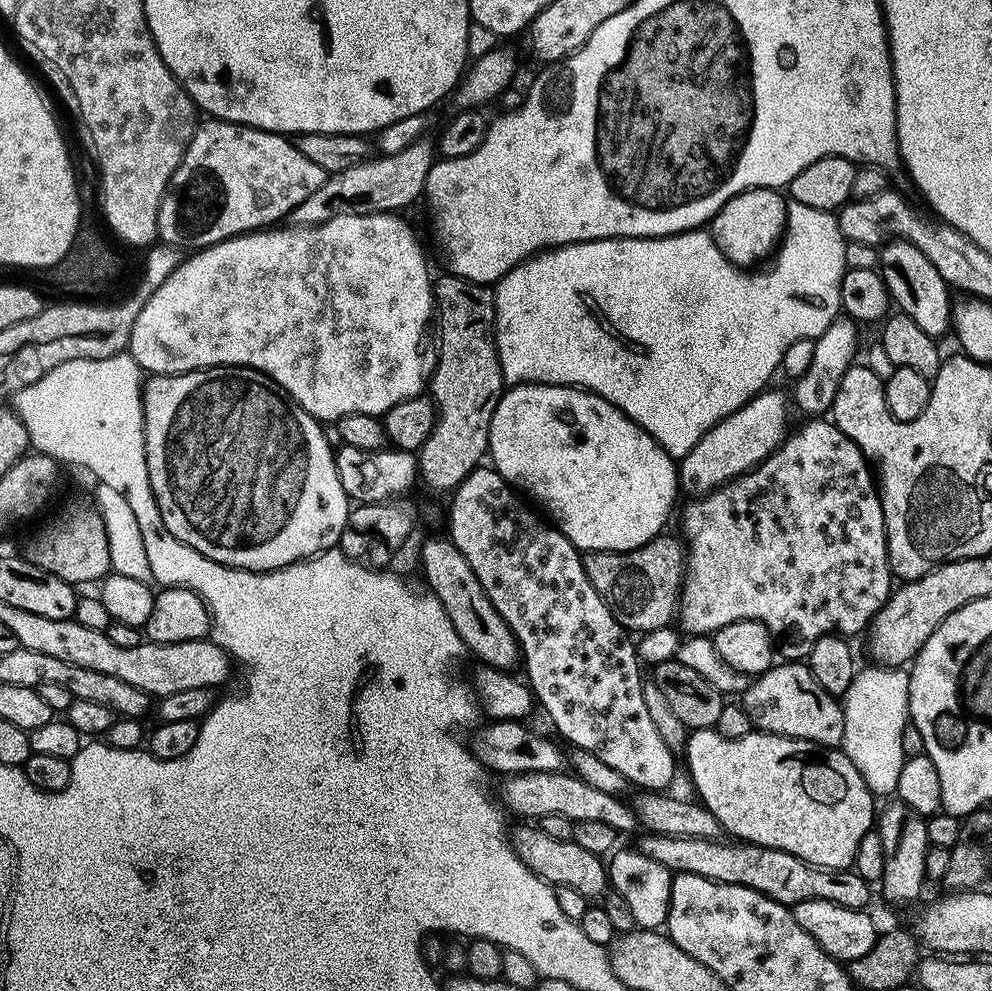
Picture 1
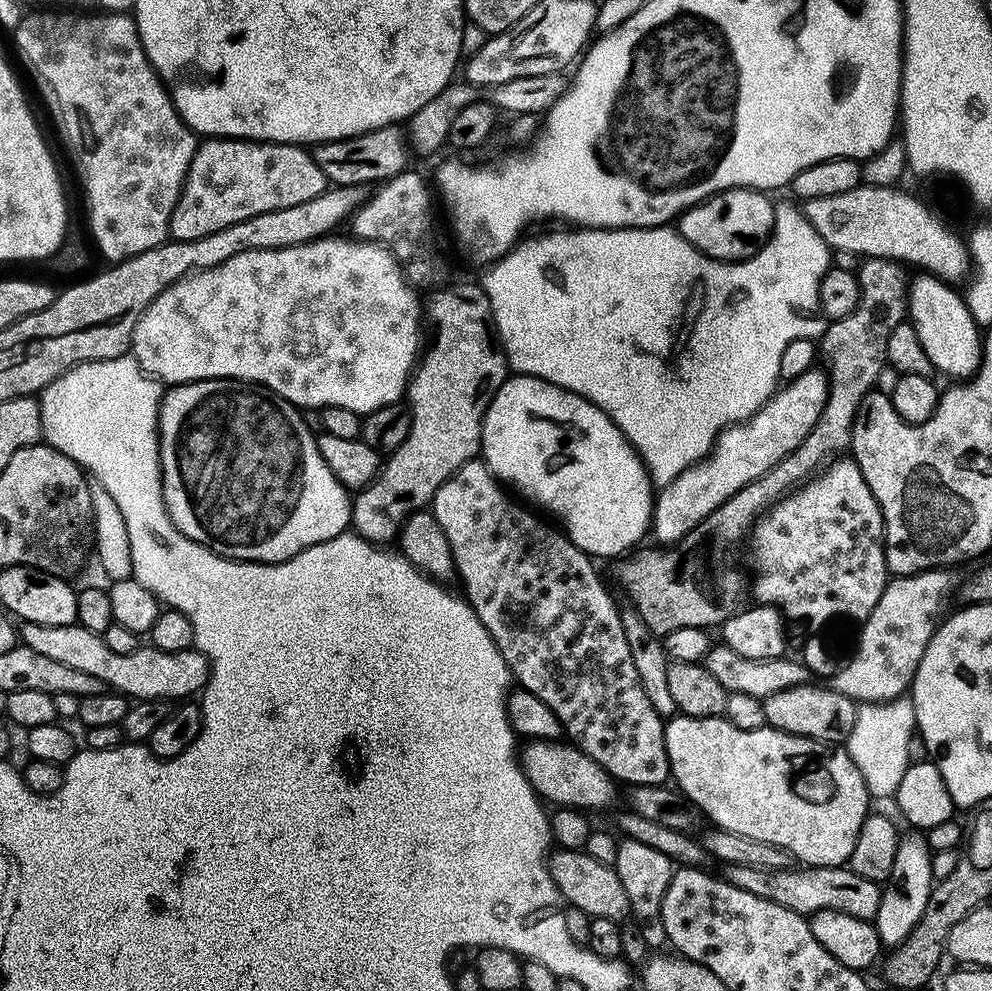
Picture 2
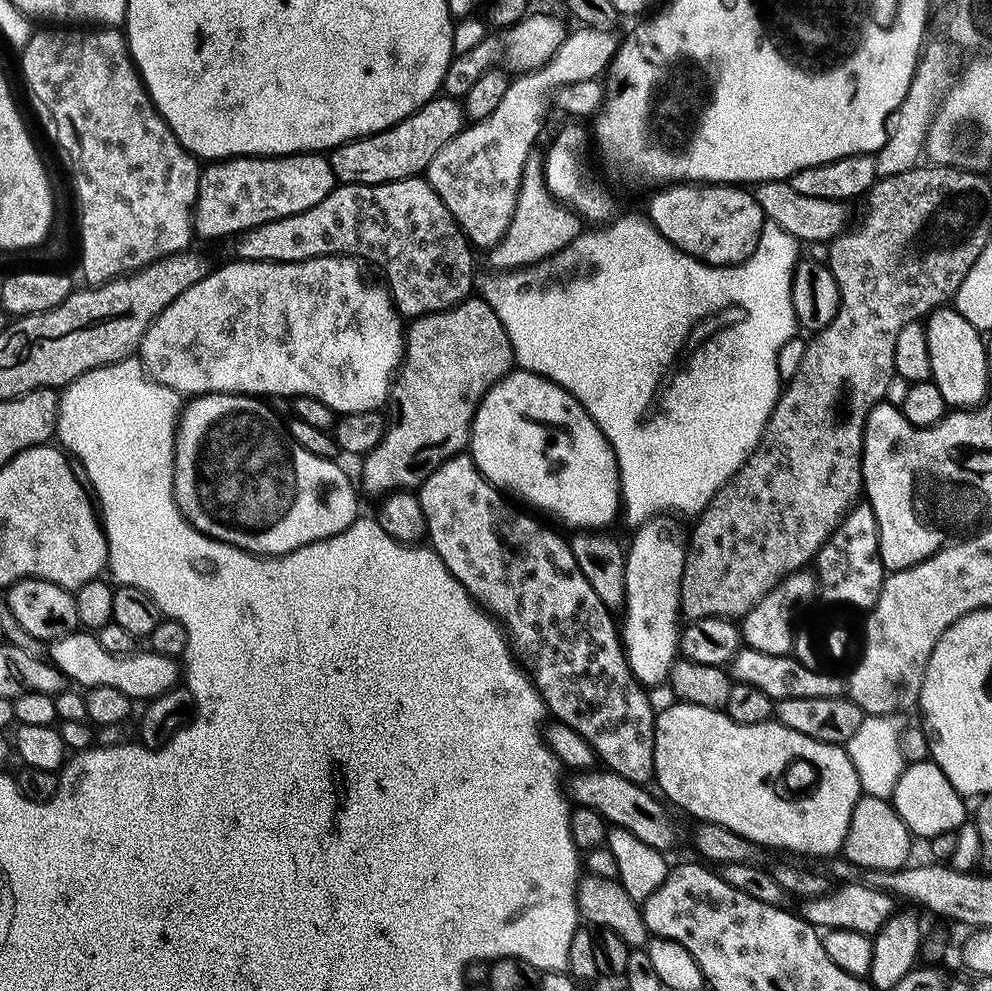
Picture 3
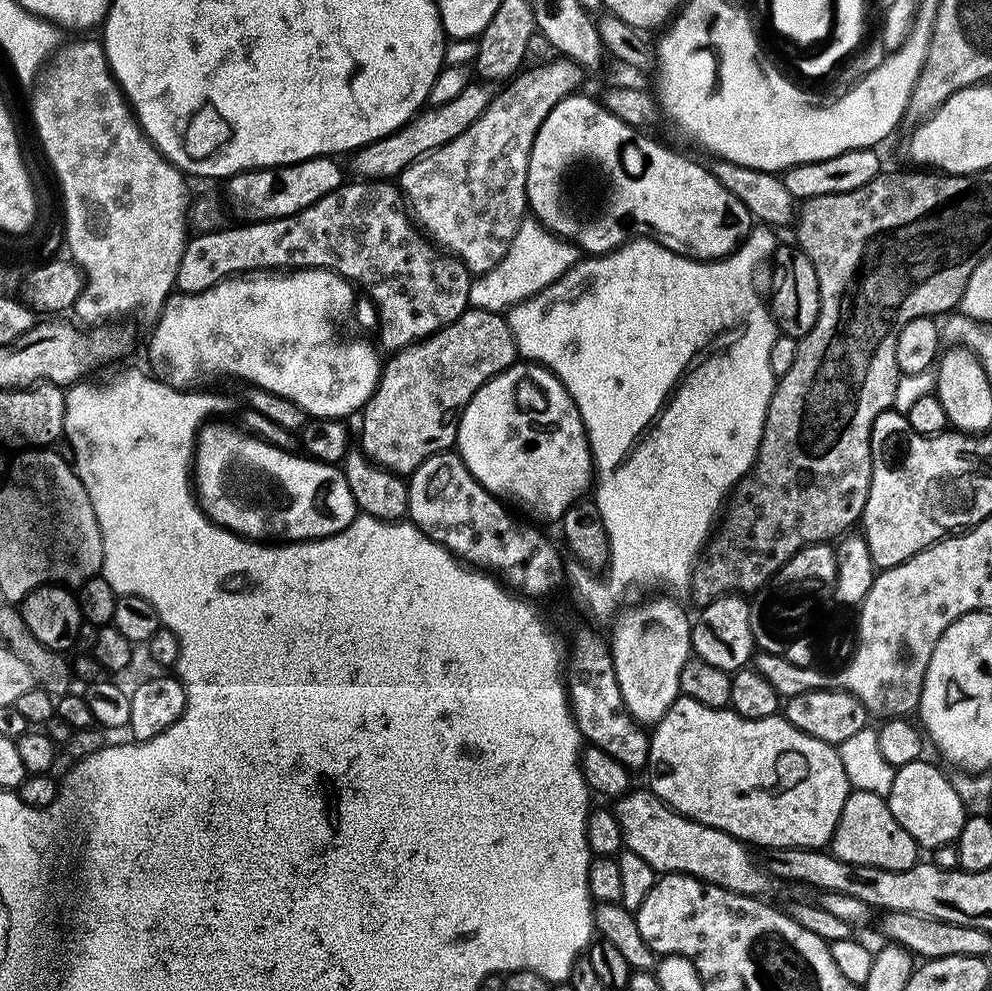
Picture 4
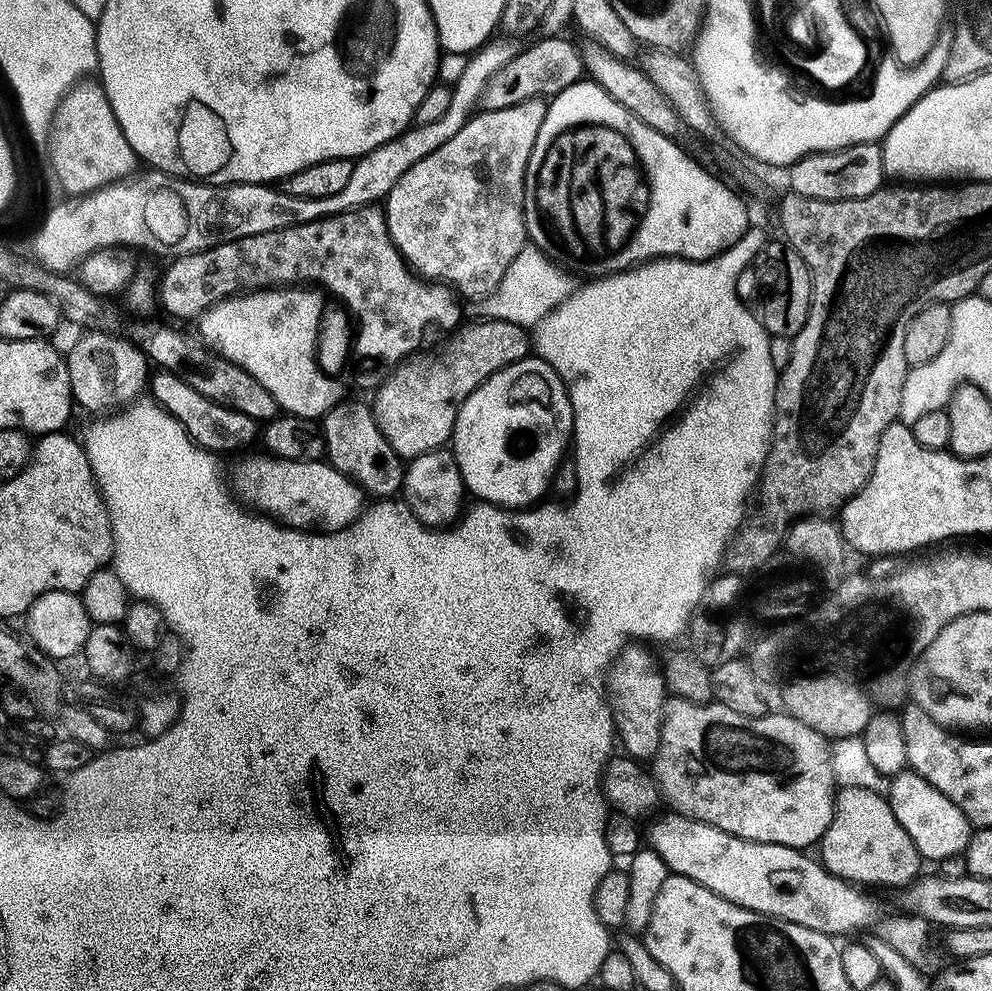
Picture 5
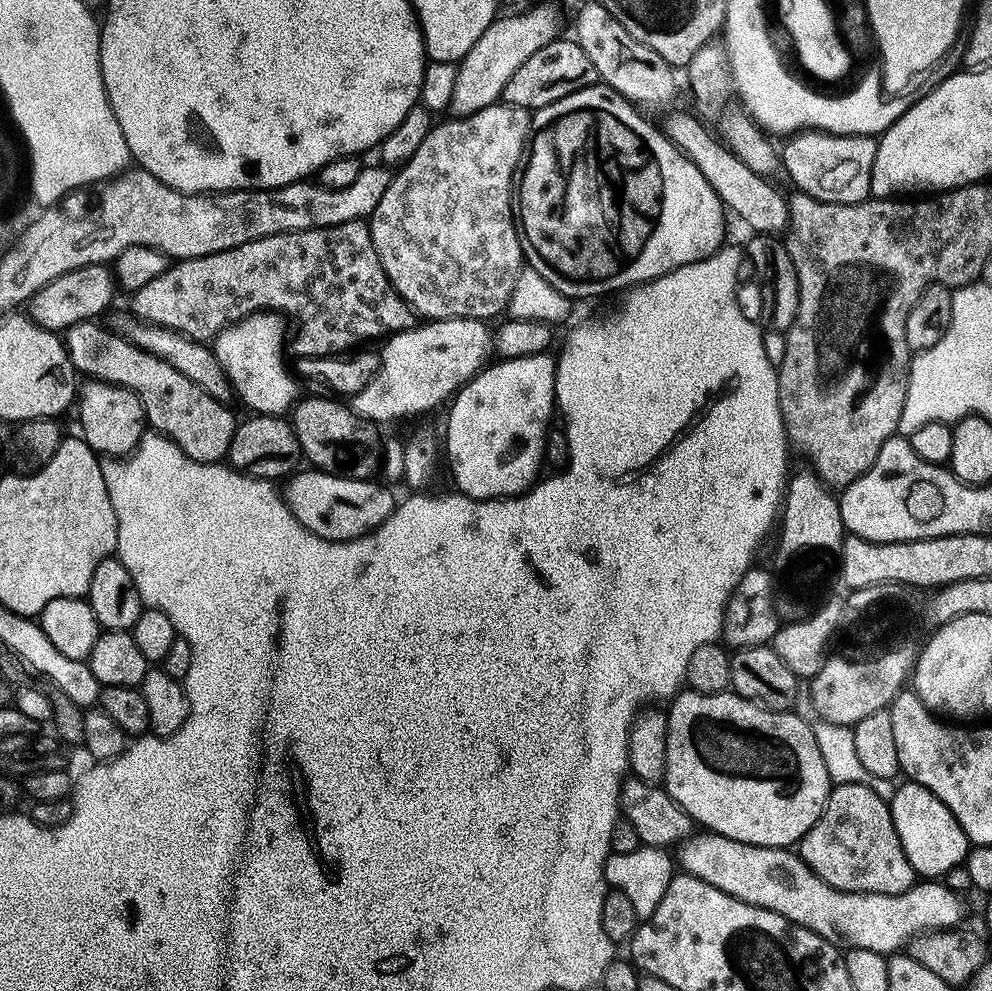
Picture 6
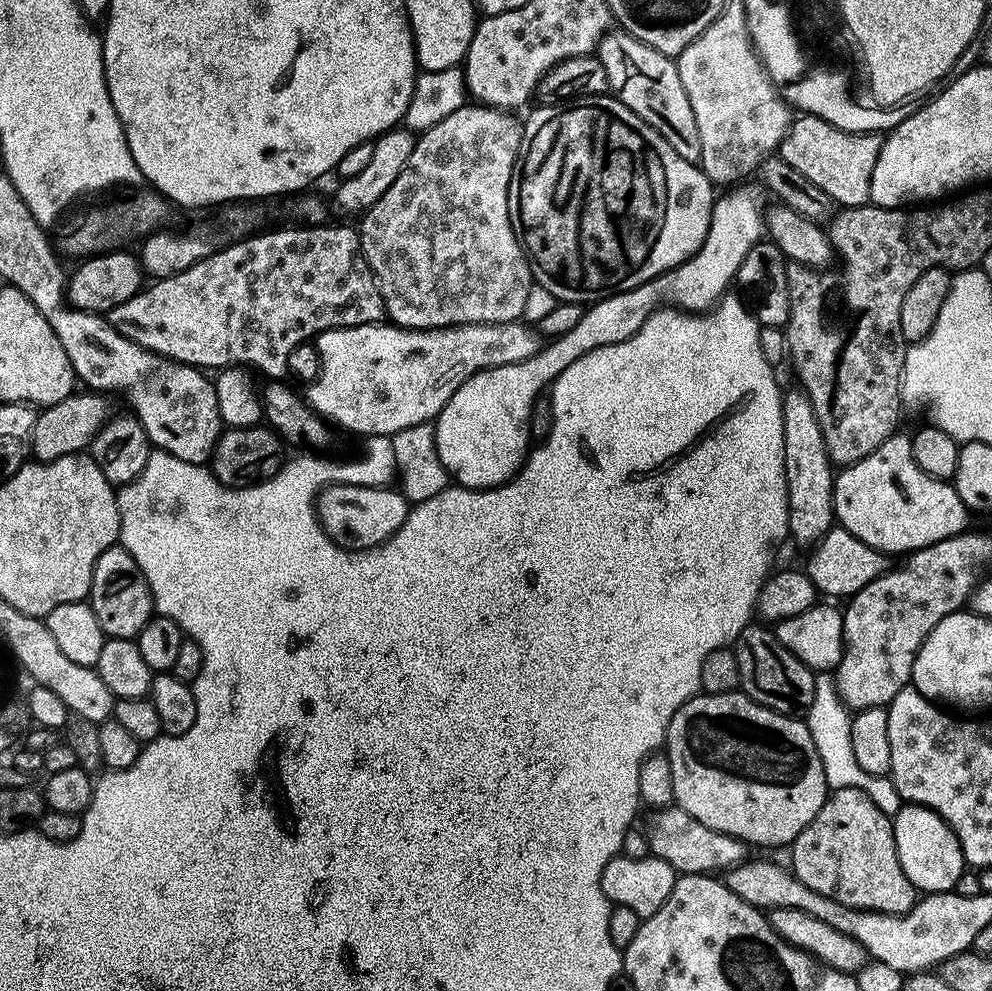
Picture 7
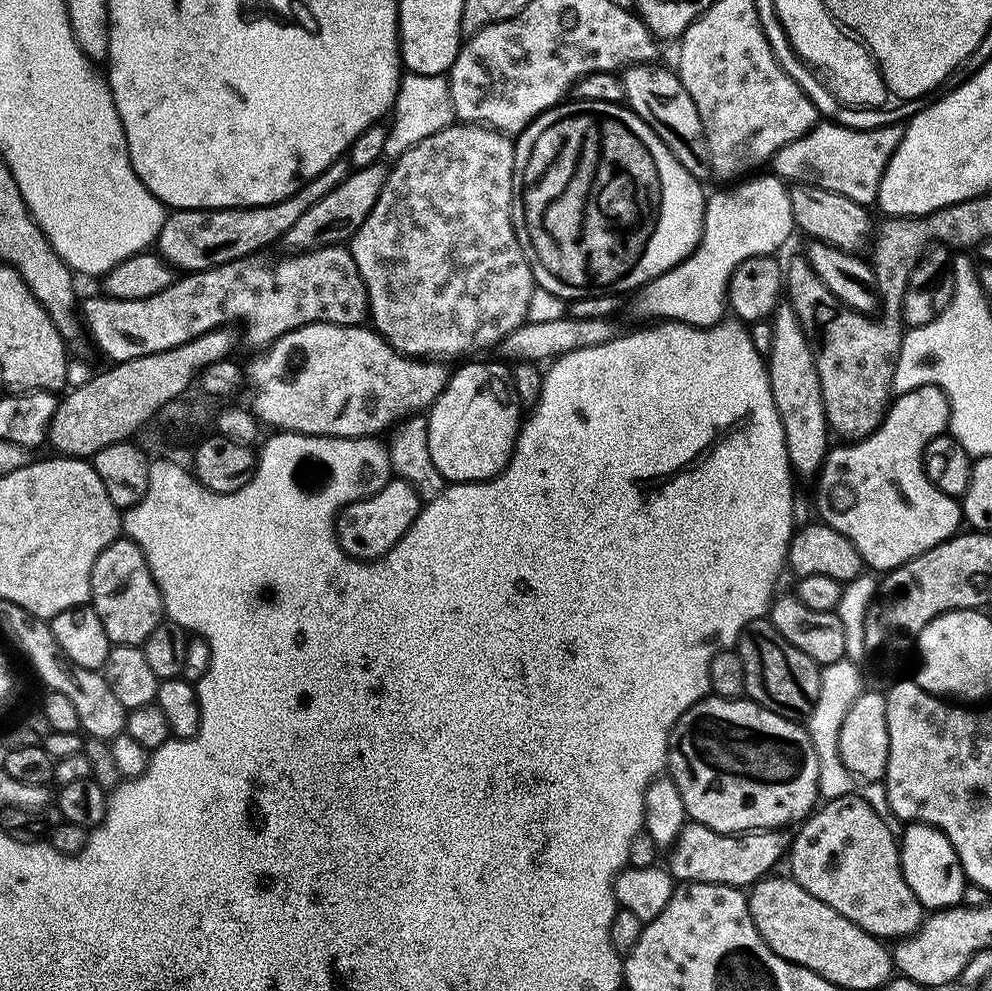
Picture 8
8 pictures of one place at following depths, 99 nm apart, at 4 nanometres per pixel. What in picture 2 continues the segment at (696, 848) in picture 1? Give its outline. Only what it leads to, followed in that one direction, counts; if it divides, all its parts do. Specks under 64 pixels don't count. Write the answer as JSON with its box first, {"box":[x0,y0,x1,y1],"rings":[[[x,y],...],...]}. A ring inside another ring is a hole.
{"box":[726,865,882,921],"rings":[[[734,865],[727,871],[726,879],[729,884],[738,886],[750,894],[758,894],[758,898],[778,902],[778,906],[786,906],[786,910],[799,912],[805,918],[818,910],[842,910],[842,914],[854,914],[854,918],[875,921],[882,891],[877,881],[862,878],[862,874],[854,874],[854,870],[847,866],[838,868],[795,866],[767,872],[764,869]]]}

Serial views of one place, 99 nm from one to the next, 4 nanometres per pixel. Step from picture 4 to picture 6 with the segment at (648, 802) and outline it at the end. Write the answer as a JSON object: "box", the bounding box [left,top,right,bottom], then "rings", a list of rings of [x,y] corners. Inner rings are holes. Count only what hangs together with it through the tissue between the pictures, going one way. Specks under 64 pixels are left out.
{"box":[678,830,964,954],"rings":[[[707,830],[693,834],[679,845],[678,864],[685,873],[697,876],[702,882],[710,882],[718,890],[730,894],[747,904],[770,910],[774,914],[782,914],[791,924],[818,934],[831,944],[843,946],[845,949],[861,948],[885,954],[896,954],[909,945],[916,936],[924,933],[938,933],[941,929],[955,929],[964,916],[964,908],[960,905],[961,897],[946,887],[943,882],[928,878],[907,888],[902,894],[866,894],[865,892],[843,892],[818,878],[810,866],[795,851],[787,848],[767,848],[743,844],[725,836],[718,836]]]}

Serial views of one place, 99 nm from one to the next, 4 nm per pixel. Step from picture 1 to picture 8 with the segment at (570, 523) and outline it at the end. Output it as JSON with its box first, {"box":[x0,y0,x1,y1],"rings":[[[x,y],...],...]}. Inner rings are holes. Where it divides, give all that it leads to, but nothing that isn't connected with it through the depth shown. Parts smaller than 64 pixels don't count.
{"box":[427,174,794,482],"rings":[[[775,174],[760,175],[721,187],[724,188],[721,192],[707,197],[704,233],[695,250],[678,262],[678,266],[635,289],[631,297],[632,312],[644,320],[640,322],[675,322],[692,328],[712,328],[725,319],[728,283],[737,266],[746,262],[746,258],[779,253],[779,248],[794,233],[789,185]],[[464,364],[448,377],[448,385],[427,413],[430,455],[448,482],[490,480],[500,475],[512,452],[522,423],[522,405],[512,385],[512,373],[500,364]]]}

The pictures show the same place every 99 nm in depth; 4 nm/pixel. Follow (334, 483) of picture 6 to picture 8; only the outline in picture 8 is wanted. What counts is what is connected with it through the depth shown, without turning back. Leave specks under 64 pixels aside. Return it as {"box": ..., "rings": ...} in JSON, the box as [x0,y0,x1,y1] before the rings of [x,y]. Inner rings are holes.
{"box":[336,478,422,560],"rings":[[[396,478],[384,485],[374,496],[356,500],[341,508],[336,517],[336,539],[342,550],[353,560],[379,560],[410,530],[414,518],[420,513],[422,501],[407,481]]]}

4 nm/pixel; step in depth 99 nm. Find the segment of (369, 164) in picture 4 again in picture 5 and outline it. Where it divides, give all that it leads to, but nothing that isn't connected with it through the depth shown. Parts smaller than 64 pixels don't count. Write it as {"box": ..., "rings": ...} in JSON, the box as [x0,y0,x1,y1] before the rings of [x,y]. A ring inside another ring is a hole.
{"box":[479,34,585,112],"rings":[[[548,34],[545,40],[536,40],[529,48],[517,51],[486,82],[480,95],[479,107],[485,112],[506,110],[523,100],[551,98],[557,96],[566,86],[577,84],[585,75],[584,59],[580,56],[580,48],[572,45],[564,34]]]}

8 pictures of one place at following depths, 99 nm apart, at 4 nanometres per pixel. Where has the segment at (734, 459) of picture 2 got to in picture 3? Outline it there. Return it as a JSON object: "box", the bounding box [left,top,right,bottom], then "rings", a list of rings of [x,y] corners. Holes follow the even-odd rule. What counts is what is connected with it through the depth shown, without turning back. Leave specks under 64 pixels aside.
{"box":[620,514,686,688],"rings":[[[658,514],[649,517],[635,529],[635,536],[624,552],[623,586],[625,598],[622,612],[624,618],[620,620],[621,643],[625,656],[631,666],[632,675],[646,688],[662,685],[669,679],[672,664],[679,653],[679,638],[682,631],[682,613],[680,610],[681,578],[684,573],[686,553],[680,543],[673,542],[673,517]]]}

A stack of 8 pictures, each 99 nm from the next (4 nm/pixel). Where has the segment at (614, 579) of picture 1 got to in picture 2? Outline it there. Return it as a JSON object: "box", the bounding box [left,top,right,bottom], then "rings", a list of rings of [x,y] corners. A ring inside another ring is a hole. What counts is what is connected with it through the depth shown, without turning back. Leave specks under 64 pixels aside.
{"box":[615,259,909,638],"rings":[[[869,259],[865,264],[868,265],[862,270],[859,269],[858,272],[860,302],[854,310],[854,314],[841,320],[831,321],[825,327],[824,335],[818,344],[823,359],[825,356],[829,366],[832,367],[832,370],[830,369],[831,384],[828,401],[817,420],[817,424],[810,430],[809,436],[788,457],[778,462],[768,473],[762,474],[756,481],[750,482],[744,489],[734,493],[716,512],[712,512],[692,532],[688,533],[687,543],[696,544],[696,560],[688,552],[680,553],[678,550],[680,548],[676,546],[653,546],[654,548],[641,547],[615,561],[616,580],[620,583],[621,590],[628,595],[627,603],[641,616],[642,622],[656,636],[663,638],[669,636],[674,630],[686,630],[687,628],[712,630],[715,624],[716,627],[722,626],[735,612],[739,612],[746,600],[746,576],[744,580],[743,574],[738,569],[728,565],[728,560],[724,557],[724,551],[727,550],[728,544],[738,543],[743,536],[745,539],[761,512],[766,511],[785,494],[799,488],[825,462],[849,451],[852,424],[855,422],[856,412],[859,410],[864,396],[877,387],[876,379],[879,378],[880,371],[886,368],[890,334],[898,325],[905,323],[908,310],[909,281],[906,276],[904,280],[903,270],[905,271],[905,269],[899,263],[890,260]]]}

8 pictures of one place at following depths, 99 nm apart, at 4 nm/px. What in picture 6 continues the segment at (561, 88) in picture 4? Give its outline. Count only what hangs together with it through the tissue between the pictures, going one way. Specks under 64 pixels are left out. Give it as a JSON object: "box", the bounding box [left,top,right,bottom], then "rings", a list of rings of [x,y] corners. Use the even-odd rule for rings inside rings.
{"box":[367,102,532,322],"rings":[[[497,102],[491,104],[489,108],[483,108],[478,114],[448,118],[445,124],[437,123],[430,130],[430,134],[426,134],[426,142],[422,142],[422,146],[418,146],[412,157],[393,175],[386,194],[382,194],[382,202],[378,202],[378,206],[372,211],[367,226],[372,235],[374,250],[378,250],[378,262],[392,284],[392,289],[408,303],[417,317],[425,321],[470,318],[488,322],[491,321],[491,316],[498,315],[500,311],[503,313],[507,309],[515,280],[519,278],[522,269],[520,234],[516,230],[514,215],[514,181],[524,159],[531,131],[532,117],[529,109],[514,108],[510,104]]]}

